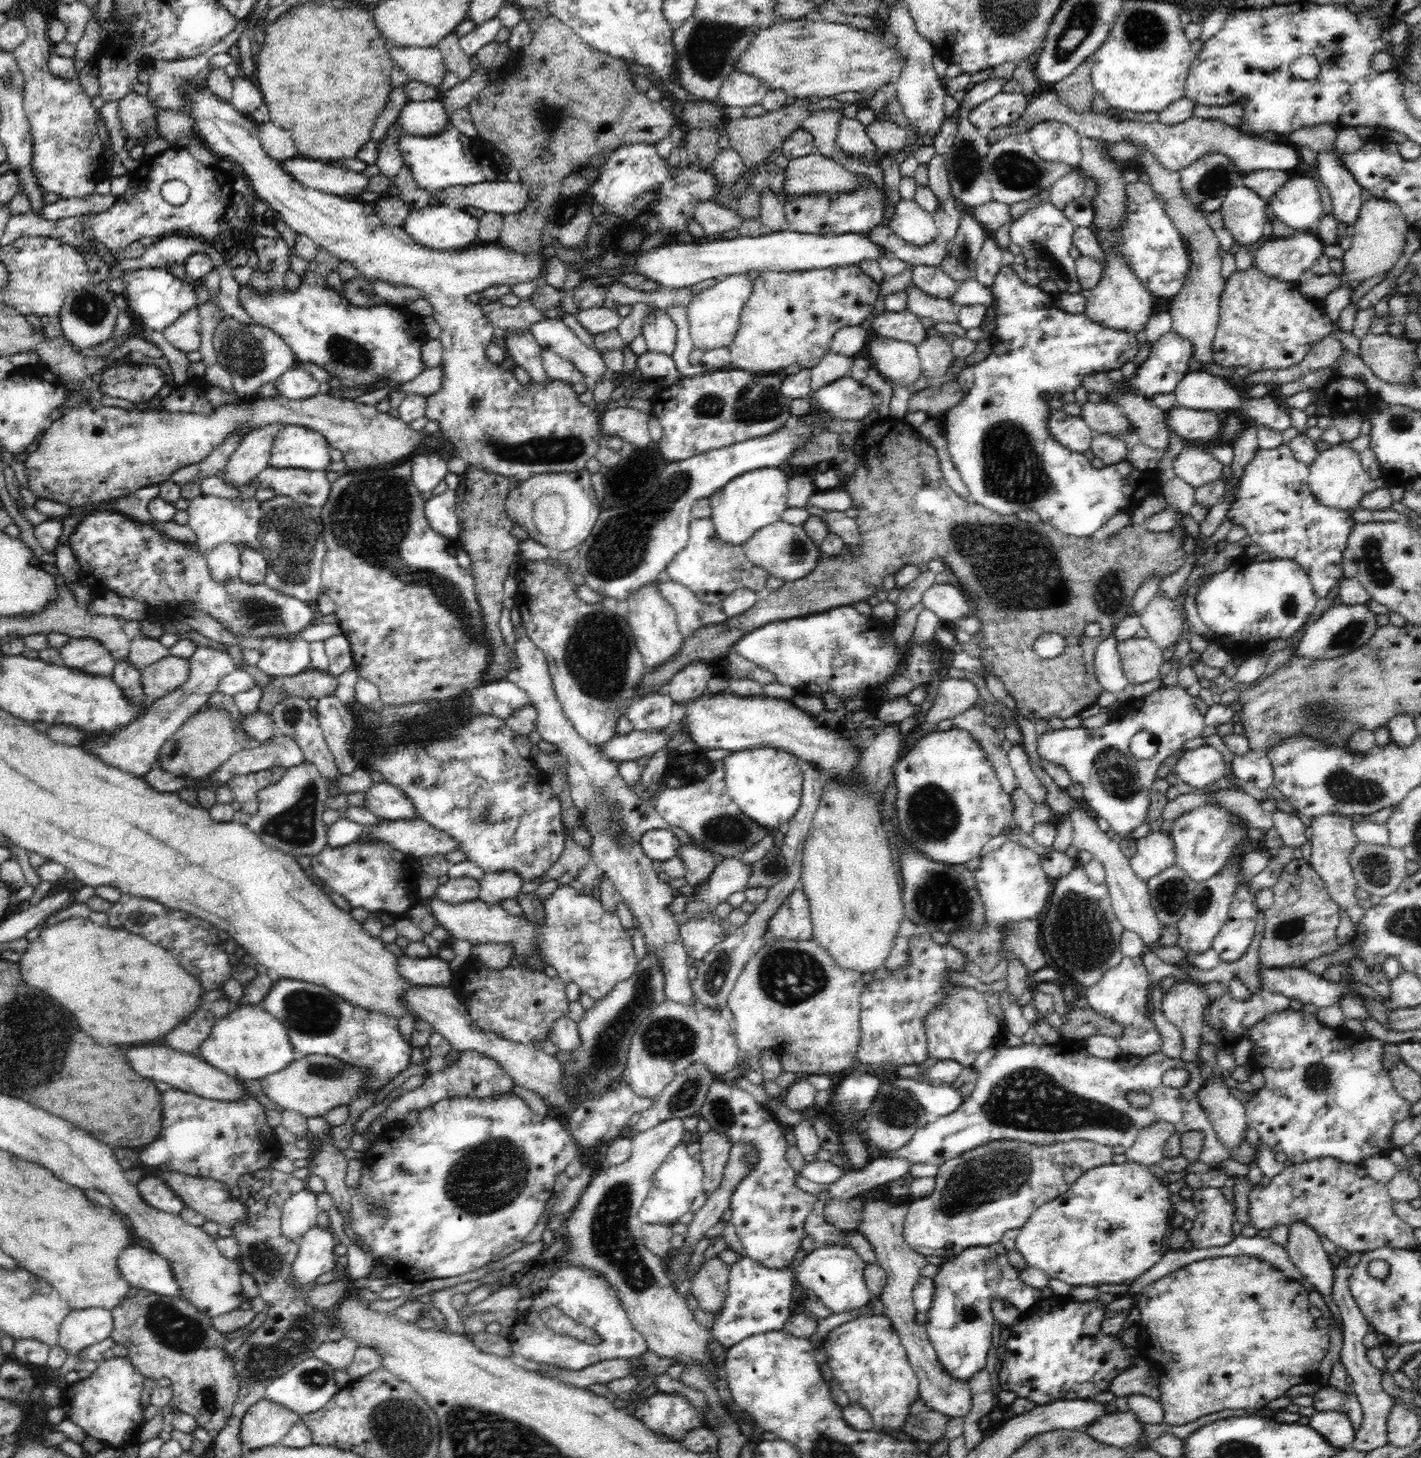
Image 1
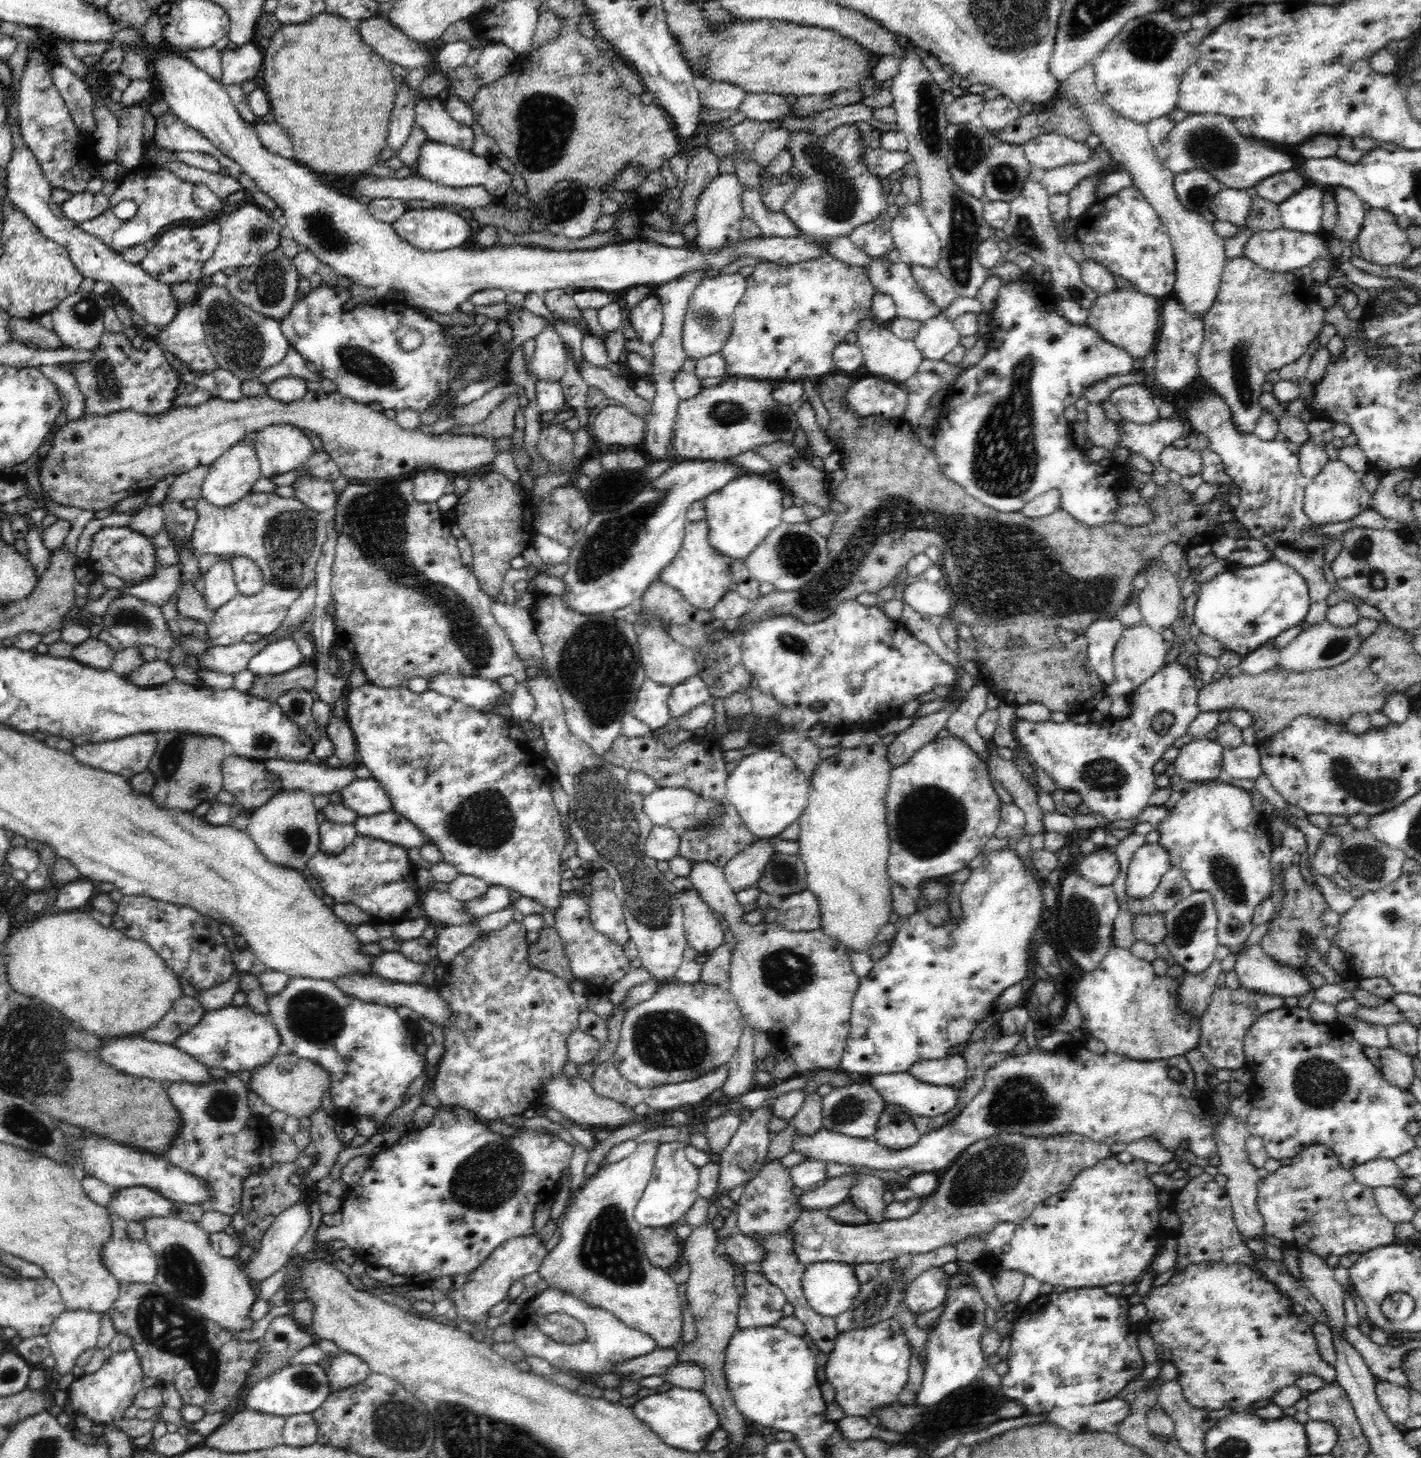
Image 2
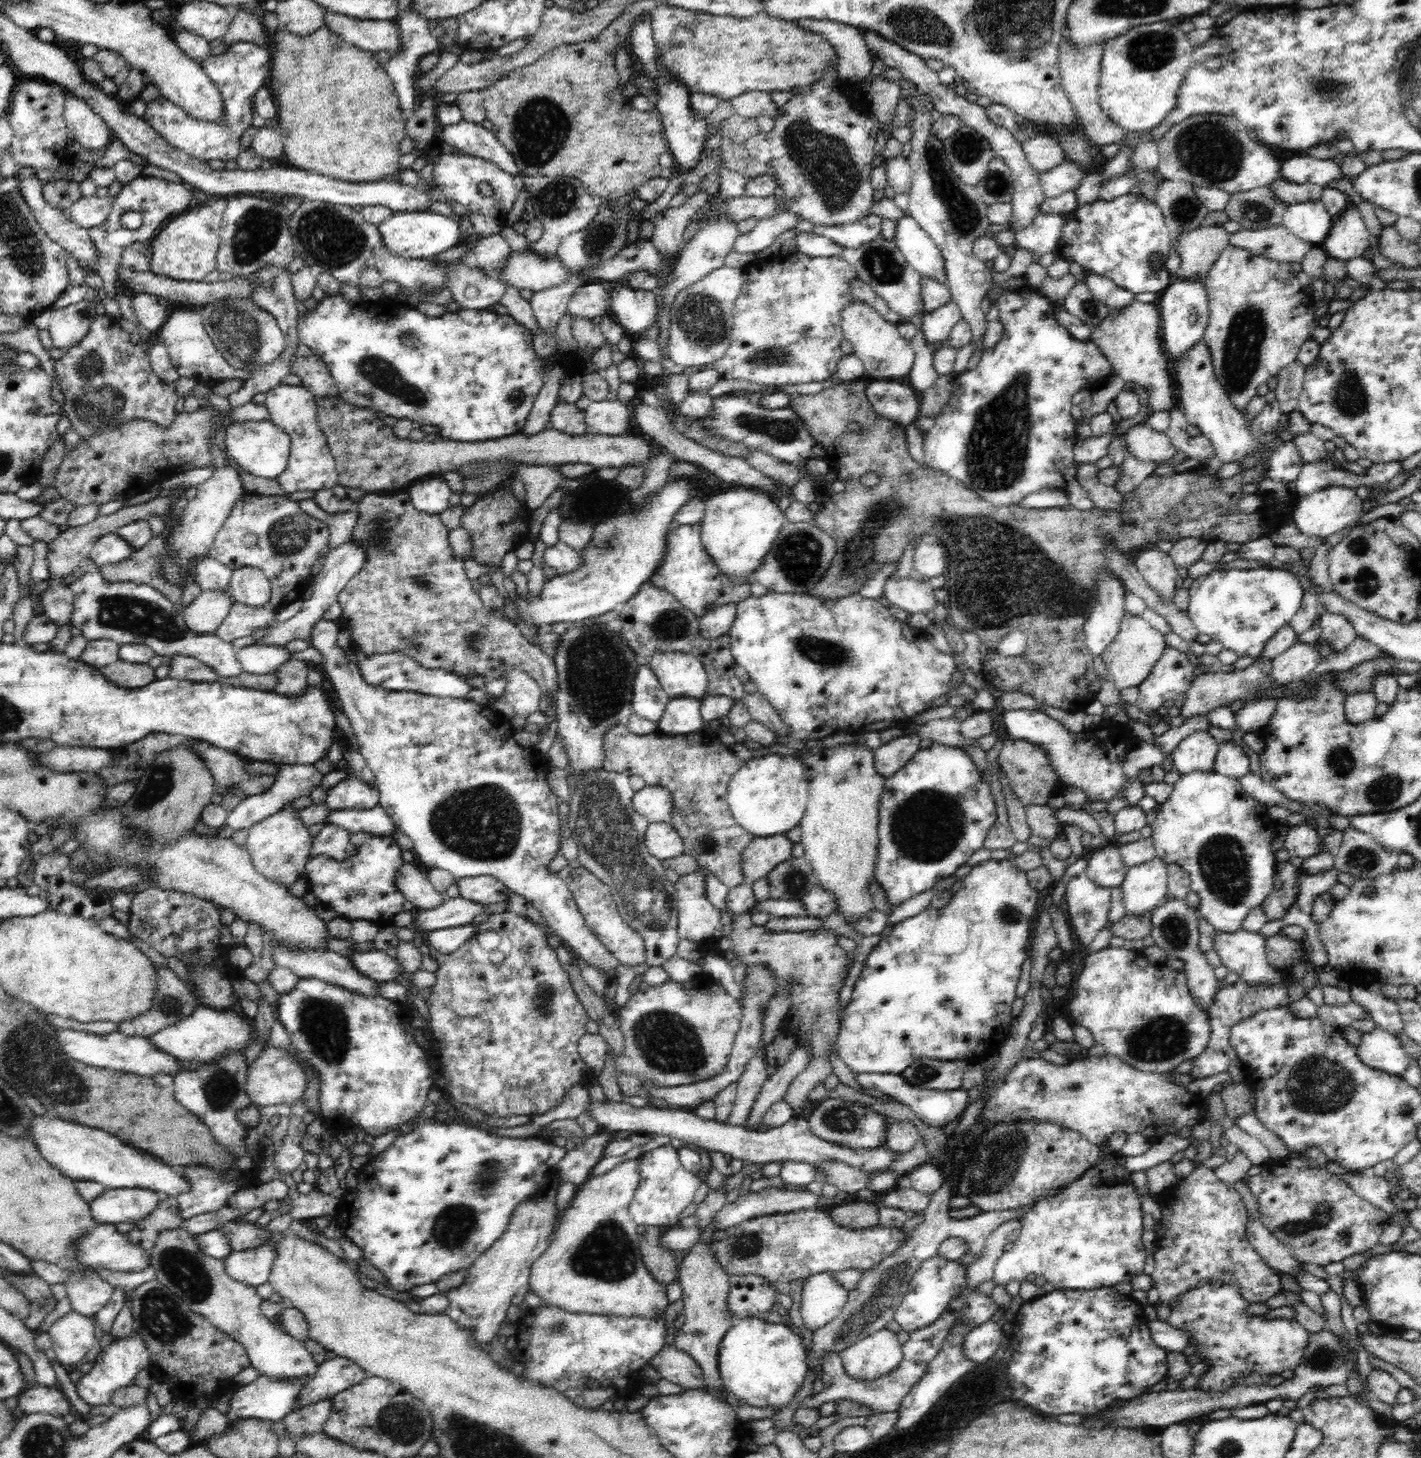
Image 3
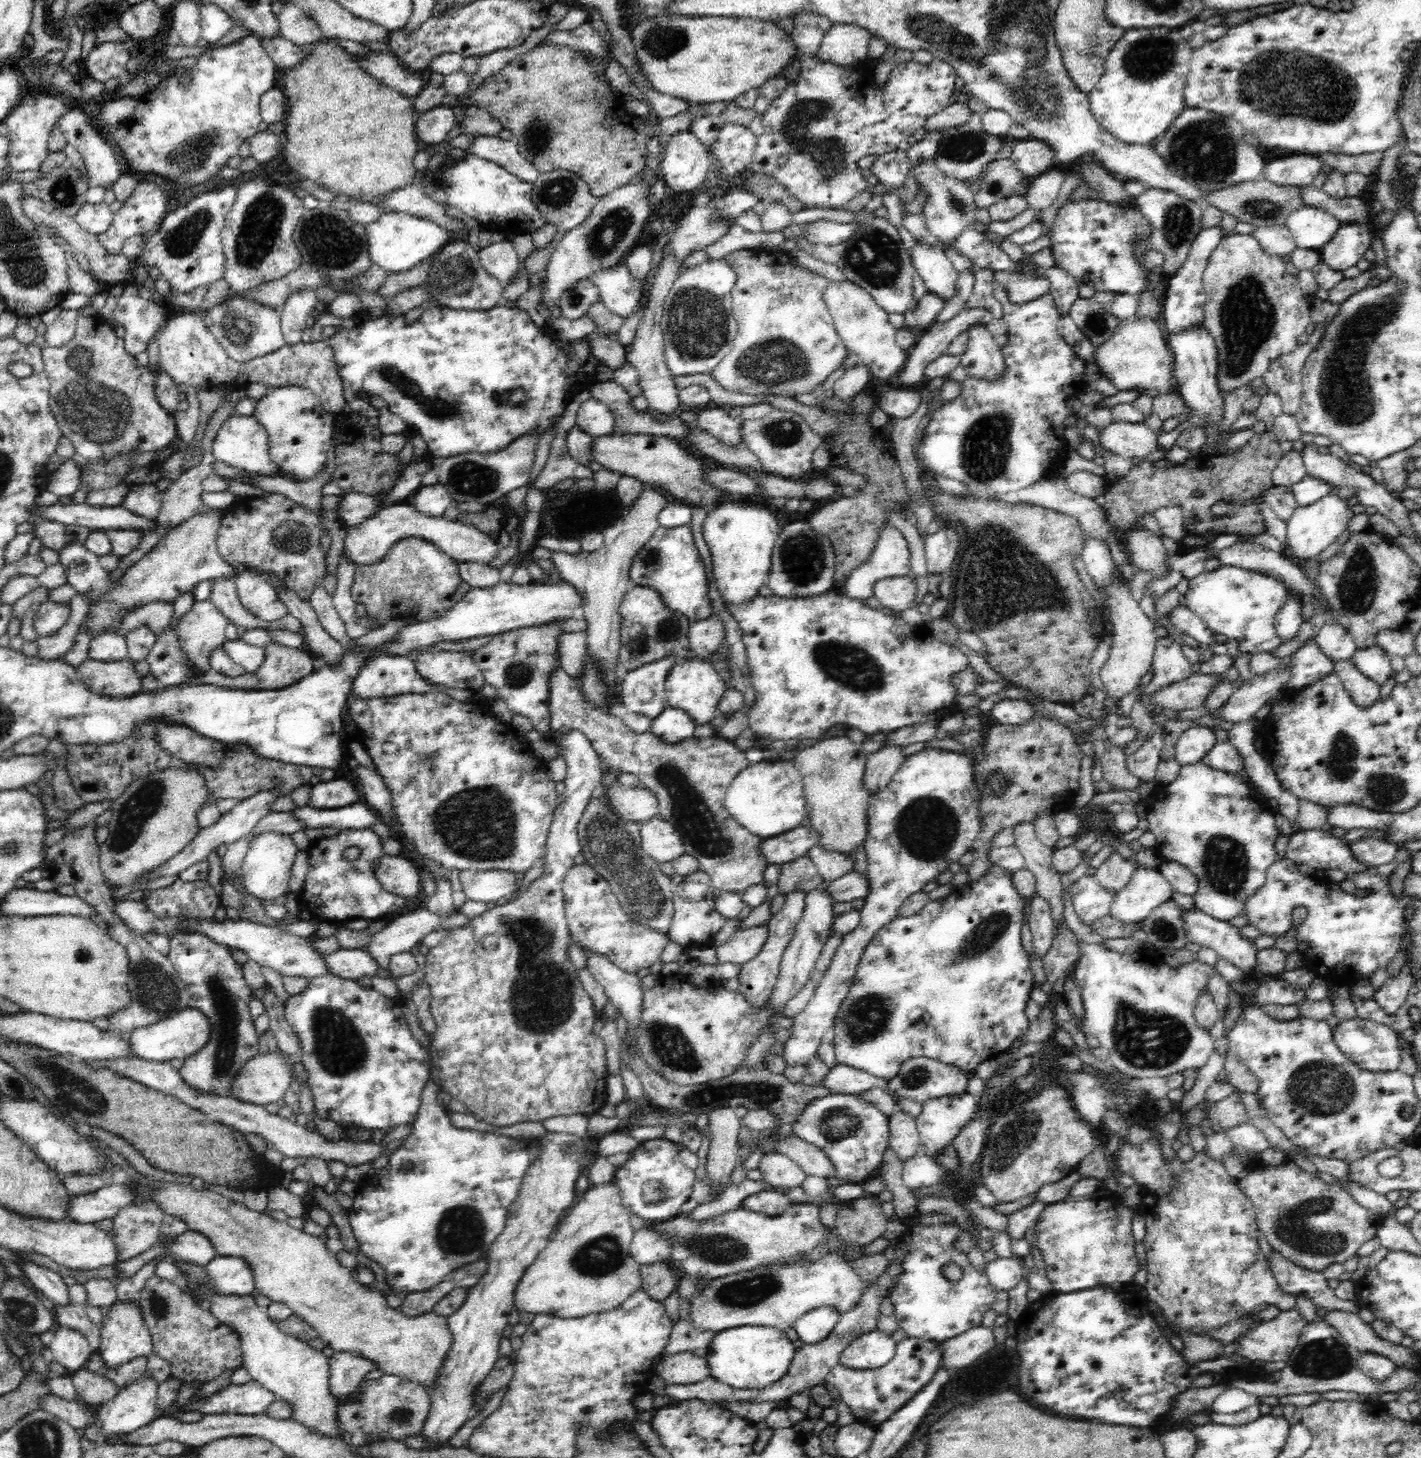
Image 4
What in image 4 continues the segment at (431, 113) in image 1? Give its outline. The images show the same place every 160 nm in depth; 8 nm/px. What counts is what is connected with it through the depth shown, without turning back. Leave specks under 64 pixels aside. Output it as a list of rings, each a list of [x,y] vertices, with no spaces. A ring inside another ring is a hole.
[[[469,135],[472,144],[468,152],[471,154],[499,164],[506,172],[524,182],[533,183],[540,176],[539,170],[518,152],[517,144],[513,140],[504,140],[499,136]]]

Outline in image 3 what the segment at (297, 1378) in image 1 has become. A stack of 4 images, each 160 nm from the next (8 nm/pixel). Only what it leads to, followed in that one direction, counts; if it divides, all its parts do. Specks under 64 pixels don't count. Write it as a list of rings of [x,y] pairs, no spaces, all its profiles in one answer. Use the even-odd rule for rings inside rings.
[[[259,1375],[259,1377],[250,1384],[242,1385],[239,1390],[234,1392],[232,1398],[232,1411],[229,1417],[232,1419],[257,1418],[262,1420],[282,1420],[288,1412],[292,1411],[301,1396],[301,1391],[308,1384],[308,1379],[284,1379],[272,1378]]]

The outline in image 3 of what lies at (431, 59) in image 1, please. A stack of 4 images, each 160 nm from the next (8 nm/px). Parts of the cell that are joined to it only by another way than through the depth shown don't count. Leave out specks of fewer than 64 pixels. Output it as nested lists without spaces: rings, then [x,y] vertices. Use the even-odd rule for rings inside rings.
[[[325,8],[323,21],[324,26],[340,35],[344,41],[377,55],[381,51],[394,55],[402,46],[395,21],[350,18],[328,12]]]

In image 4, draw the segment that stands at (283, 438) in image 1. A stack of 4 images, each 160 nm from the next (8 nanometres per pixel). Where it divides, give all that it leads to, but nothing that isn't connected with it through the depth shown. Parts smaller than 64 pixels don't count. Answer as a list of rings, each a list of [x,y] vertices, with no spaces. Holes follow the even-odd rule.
[[[235,414],[230,416],[222,426],[220,426],[216,439],[213,440],[213,446],[210,452],[214,459],[220,462],[226,462],[238,470],[256,473],[264,476],[278,475],[281,471],[278,465],[268,457],[269,454],[269,435],[265,433],[260,421],[254,416],[240,416]]]

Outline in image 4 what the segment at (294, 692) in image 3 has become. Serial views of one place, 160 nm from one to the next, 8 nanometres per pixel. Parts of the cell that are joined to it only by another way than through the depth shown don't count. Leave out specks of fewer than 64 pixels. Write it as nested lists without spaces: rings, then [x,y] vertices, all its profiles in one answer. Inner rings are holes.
[[[281,644],[264,646],[264,662],[254,672],[260,681],[260,690],[278,690],[298,682],[314,671],[313,656],[300,648],[288,648]]]

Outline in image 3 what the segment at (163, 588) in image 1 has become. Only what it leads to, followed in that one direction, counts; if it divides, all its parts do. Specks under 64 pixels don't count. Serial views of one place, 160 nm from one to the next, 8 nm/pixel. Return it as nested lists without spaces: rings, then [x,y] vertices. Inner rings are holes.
[[[108,533],[95,540],[89,558],[96,566],[100,567],[106,566],[106,564],[124,562],[134,552],[132,545],[118,533]]]

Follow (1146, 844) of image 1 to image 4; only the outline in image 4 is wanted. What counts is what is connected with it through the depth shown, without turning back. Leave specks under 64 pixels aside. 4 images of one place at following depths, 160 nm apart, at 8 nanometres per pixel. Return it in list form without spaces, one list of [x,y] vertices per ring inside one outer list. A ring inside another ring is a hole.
[[[1138,867],[1120,892],[1113,895],[1110,916],[1125,925],[1143,923],[1173,892],[1158,868]]]

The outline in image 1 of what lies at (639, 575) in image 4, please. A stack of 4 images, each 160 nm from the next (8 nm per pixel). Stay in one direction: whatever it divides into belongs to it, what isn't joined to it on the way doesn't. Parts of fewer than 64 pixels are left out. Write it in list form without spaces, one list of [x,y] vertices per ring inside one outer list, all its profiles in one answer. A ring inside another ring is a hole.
[[[710,517],[693,519],[689,526],[686,546],[676,553],[665,569],[670,581],[686,586],[700,601],[715,605],[720,605],[736,589],[748,588],[764,594],[766,582],[771,578],[768,571],[753,565],[746,558],[742,545],[730,545],[720,541]]]

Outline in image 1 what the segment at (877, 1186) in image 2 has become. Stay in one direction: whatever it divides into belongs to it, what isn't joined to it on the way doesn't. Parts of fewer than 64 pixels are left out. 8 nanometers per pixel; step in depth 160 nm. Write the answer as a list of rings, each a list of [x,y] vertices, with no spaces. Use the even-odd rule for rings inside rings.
[[[873,1191],[863,1196],[864,1210],[862,1222],[857,1230],[862,1233],[873,1246],[878,1259],[877,1264],[884,1268],[887,1273],[887,1286],[880,1294],[880,1300],[885,1305],[884,1311],[894,1330],[900,1336],[900,1342],[904,1345],[912,1368],[915,1370],[919,1382],[919,1398],[926,1405],[938,1412],[946,1414],[951,1418],[963,1417],[973,1408],[971,1388],[968,1381],[956,1379],[948,1375],[948,1371],[938,1361],[936,1349],[929,1340],[926,1328],[916,1323],[917,1310],[912,1301],[914,1284],[918,1282],[922,1268],[926,1266],[926,1256],[919,1254],[910,1248],[904,1240],[902,1233],[902,1222],[906,1218],[905,1207],[898,1204],[892,1205],[876,1197]]]

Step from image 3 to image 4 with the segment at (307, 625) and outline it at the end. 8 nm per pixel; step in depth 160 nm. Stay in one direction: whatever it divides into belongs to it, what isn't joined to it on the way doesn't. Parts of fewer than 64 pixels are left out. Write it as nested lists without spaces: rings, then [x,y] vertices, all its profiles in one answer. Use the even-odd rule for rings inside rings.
[[[408,503],[388,505],[380,509],[372,518],[362,521],[356,526],[346,527],[346,538],[342,554],[349,558],[358,568],[363,565],[375,565],[380,562],[388,549],[398,541],[406,537],[418,537],[426,539],[450,558],[462,562],[488,563],[502,548],[498,540],[478,530],[475,526],[464,524],[458,520],[448,520],[445,517],[432,517],[418,512]]]

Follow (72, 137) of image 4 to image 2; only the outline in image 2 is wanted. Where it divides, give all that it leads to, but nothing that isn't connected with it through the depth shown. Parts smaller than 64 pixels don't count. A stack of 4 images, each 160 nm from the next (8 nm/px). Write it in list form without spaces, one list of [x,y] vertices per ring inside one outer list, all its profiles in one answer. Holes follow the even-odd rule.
[[[54,62],[51,67],[51,77],[70,109],[70,115],[78,129],[88,136],[92,136],[95,130],[93,113],[93,96],[82,79],[78,78],[72,70],[66,66]]]

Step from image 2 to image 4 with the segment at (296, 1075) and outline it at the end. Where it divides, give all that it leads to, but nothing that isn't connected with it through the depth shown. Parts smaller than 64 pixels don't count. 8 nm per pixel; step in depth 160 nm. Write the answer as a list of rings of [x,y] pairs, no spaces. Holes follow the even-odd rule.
[[[279,1051],[254,1056],[240,1068],[229,1087],[230,1096],[242,1102],[263,1106],[281,1103],[290,1088],[292,1071]]]

